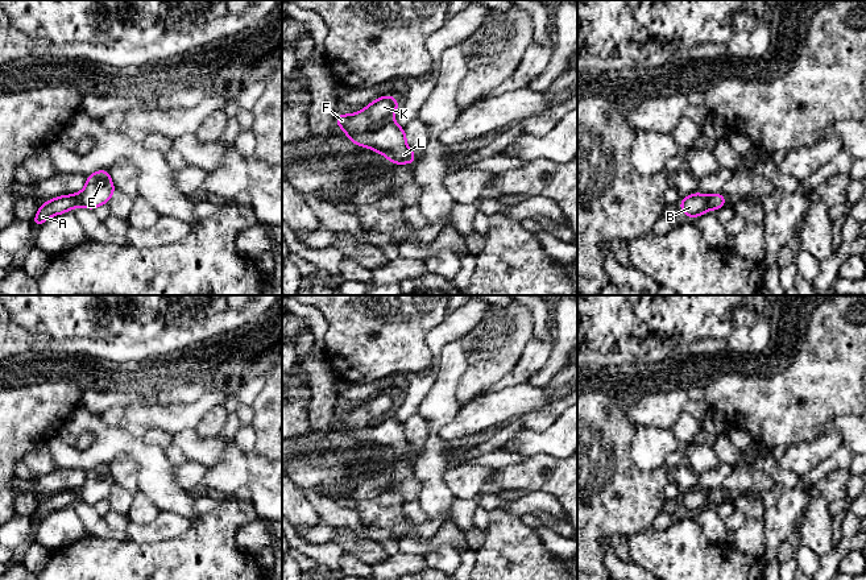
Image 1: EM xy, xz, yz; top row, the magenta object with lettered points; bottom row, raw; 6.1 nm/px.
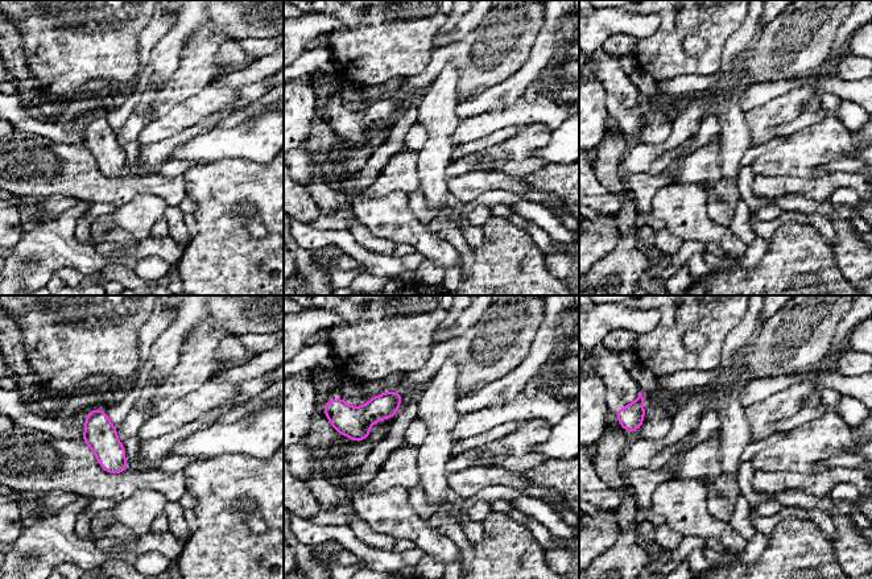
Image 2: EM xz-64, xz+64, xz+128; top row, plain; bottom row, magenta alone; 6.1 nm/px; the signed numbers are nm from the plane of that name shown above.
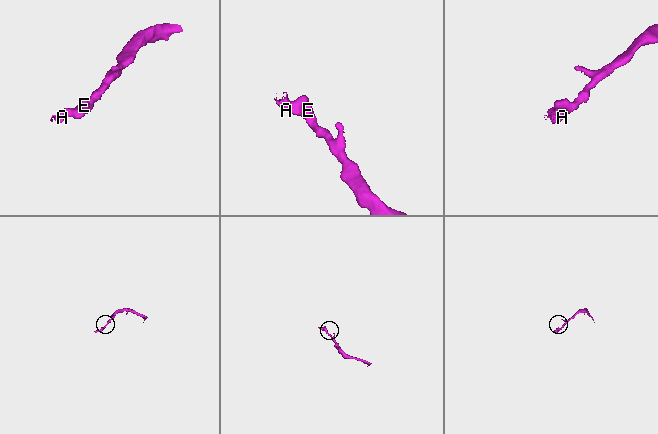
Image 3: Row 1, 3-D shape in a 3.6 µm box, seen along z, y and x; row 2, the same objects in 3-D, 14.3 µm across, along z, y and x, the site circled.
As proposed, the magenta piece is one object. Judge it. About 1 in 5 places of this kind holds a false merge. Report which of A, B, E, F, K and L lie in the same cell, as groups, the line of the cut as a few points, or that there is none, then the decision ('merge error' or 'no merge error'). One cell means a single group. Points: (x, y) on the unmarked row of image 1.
A B E F K L | no cut | no merge error

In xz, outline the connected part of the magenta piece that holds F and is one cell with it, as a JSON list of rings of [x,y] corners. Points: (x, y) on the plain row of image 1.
[[[381,392],[362,406],[336,409],[336,420],[356,440],[381,448],[391,459],[414,460],[415,448],[406,439],[406,427],[394,415],[398,403],[395,392]]]

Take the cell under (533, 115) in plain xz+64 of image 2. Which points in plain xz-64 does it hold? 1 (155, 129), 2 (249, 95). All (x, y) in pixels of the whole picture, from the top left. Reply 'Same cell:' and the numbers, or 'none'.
Same cell: 1

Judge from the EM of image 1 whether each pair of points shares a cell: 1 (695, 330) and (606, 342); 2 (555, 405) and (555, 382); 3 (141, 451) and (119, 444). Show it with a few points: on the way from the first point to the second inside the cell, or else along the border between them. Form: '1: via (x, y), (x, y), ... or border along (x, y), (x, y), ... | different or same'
1: via (672, 322), (649, 322), (629, 330) | same
2: via (555, 400), (555, 388) | same
3: via (136, 447), (124, 444) | same

